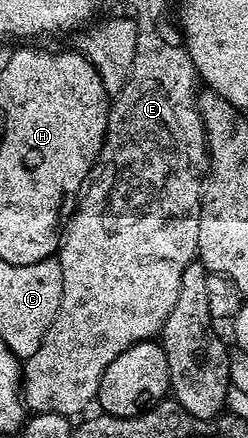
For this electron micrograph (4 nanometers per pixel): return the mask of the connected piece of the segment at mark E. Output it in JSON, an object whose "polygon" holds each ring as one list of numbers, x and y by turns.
{"polygon":[[151,16,148,20,138,21,138,36,136,38,136,54,133,58,132,72,118,95,114,97,107,113,107,133,103,139,103,149,99,152,94,169,89,177,89,183,82,189,64,229,63,239,57,253,61,266,61,306,41,342,41,346,29,357,21,368,21,399,32,413,56,412,68,418,75,415,94,401,99,394,101,374,109,370,109,362,117,358,117,354,125,354,129,346,140,344,142,340,155,340,162,333,165,318,169,318,169,310,173,310,173,302,177,302,177,290,181,290,181,274,185,274,185,266,196,259,199,250,199,219,201,218,201,198,203,184,201,178,206,177,209,167,207,154,207,132,203,129,203,119,199,113,197,103,197,73,191,55,182,43,174,44,167,36,159,31,163,24,157,17]]}

